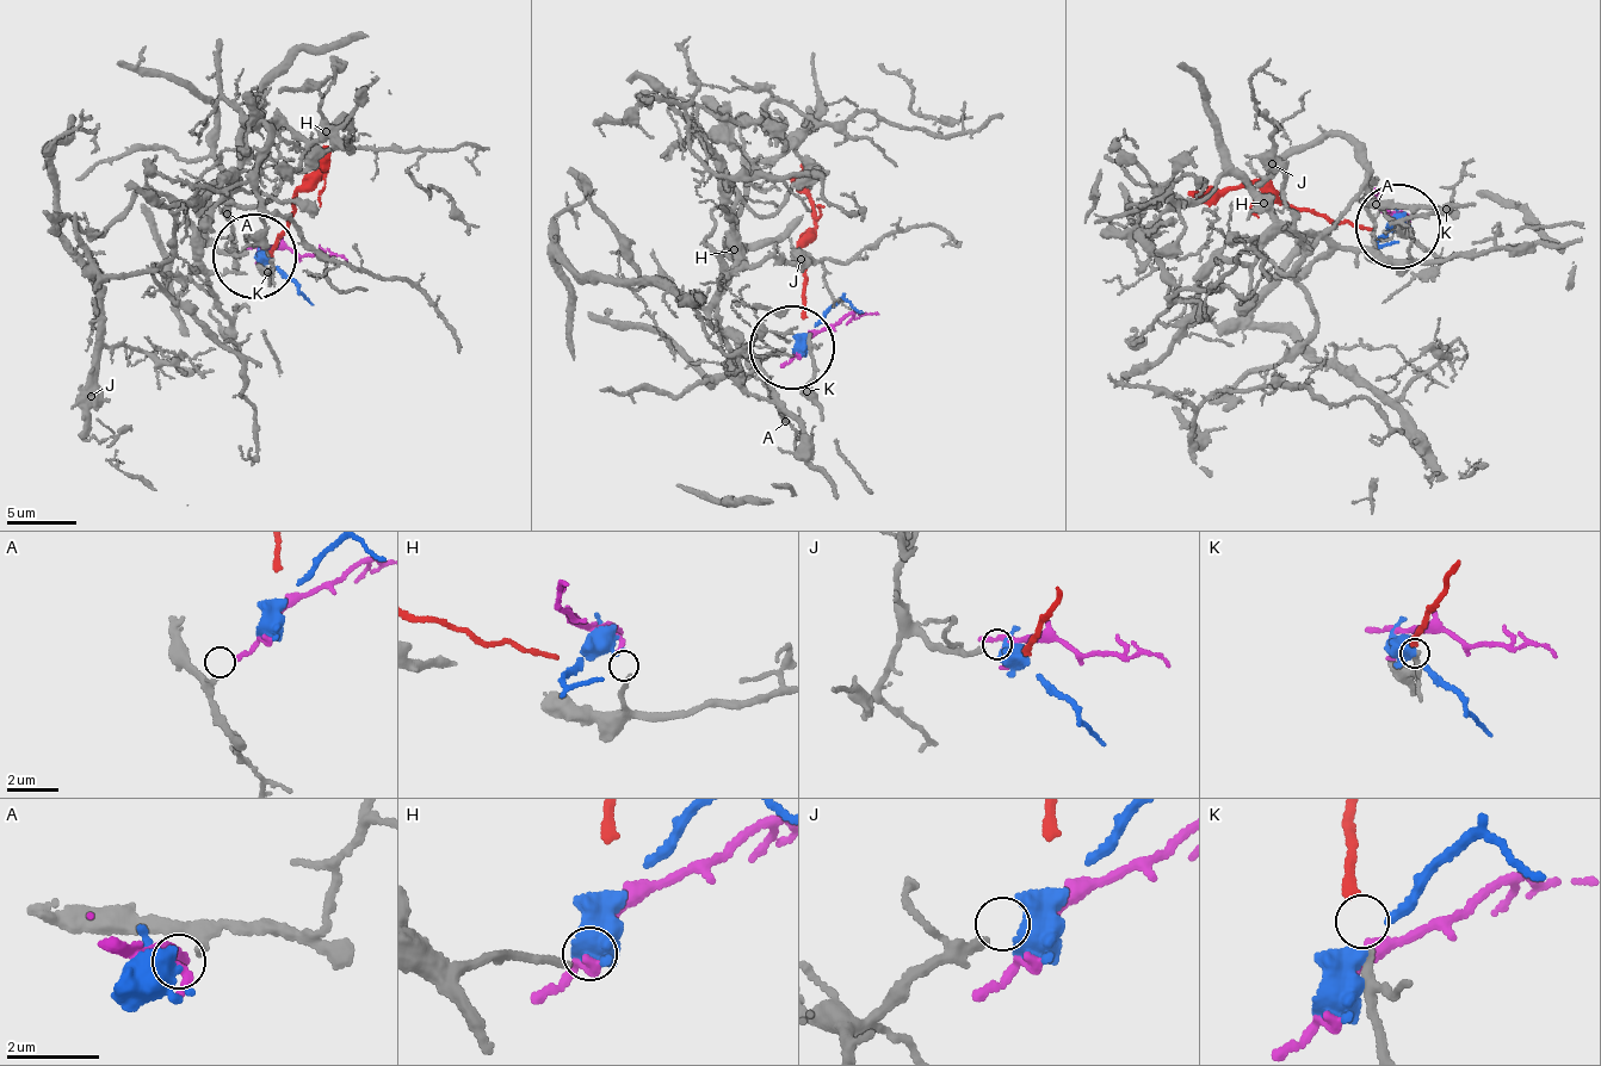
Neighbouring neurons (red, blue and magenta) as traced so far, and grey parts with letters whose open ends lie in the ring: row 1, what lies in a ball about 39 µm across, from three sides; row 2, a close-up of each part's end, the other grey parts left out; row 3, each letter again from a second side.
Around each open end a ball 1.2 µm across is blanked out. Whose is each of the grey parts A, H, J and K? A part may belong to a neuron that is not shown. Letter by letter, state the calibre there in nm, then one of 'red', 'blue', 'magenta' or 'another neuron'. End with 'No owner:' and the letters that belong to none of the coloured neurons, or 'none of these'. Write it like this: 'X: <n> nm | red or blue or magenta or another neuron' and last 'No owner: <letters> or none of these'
A: 190 nm | magenta
H: 160 nm | another neuron
J: 170 nm | blue
K: 150 nm | red
No owner: H

